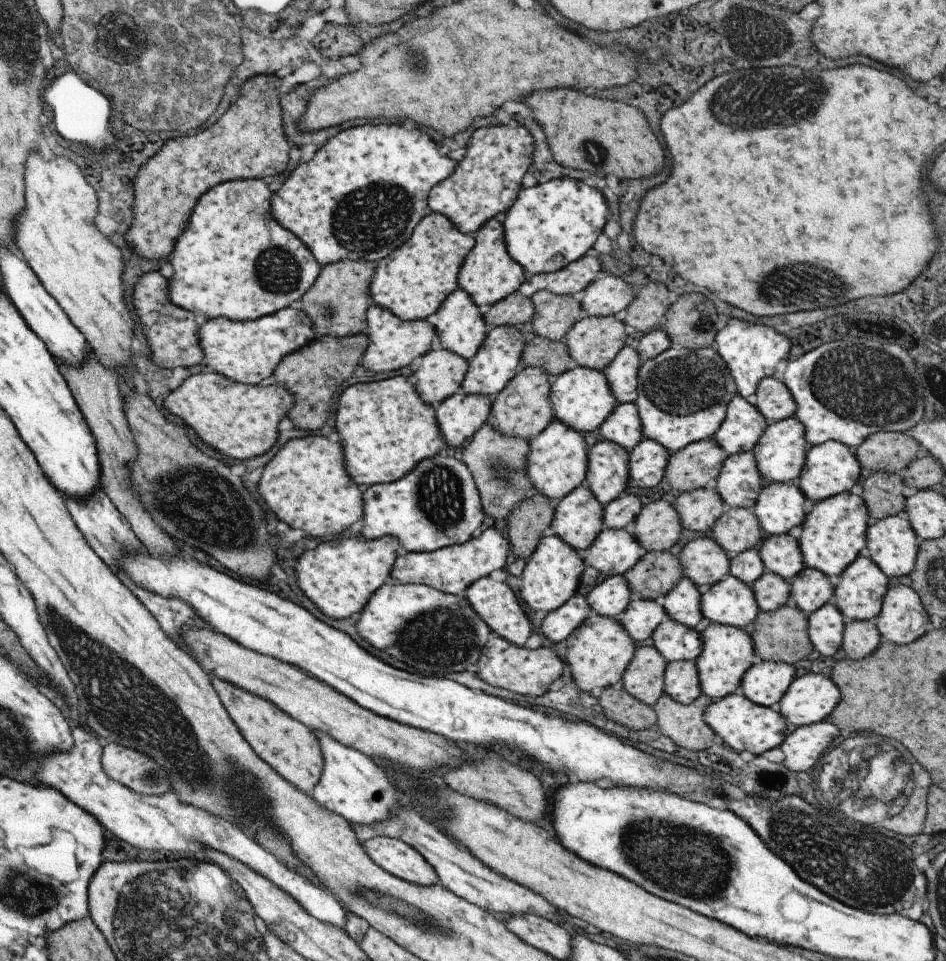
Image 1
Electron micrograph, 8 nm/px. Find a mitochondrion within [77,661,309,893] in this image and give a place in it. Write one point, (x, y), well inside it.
(150, 776)

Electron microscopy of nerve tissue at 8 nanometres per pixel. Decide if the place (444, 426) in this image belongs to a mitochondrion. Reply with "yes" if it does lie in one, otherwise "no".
no

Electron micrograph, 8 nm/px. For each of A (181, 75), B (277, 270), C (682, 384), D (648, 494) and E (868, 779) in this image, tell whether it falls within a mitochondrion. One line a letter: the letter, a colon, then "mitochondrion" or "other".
A: mitochondrion
B: mitochondrion
C: mitochondrion
D: other
E: mitochondrion

